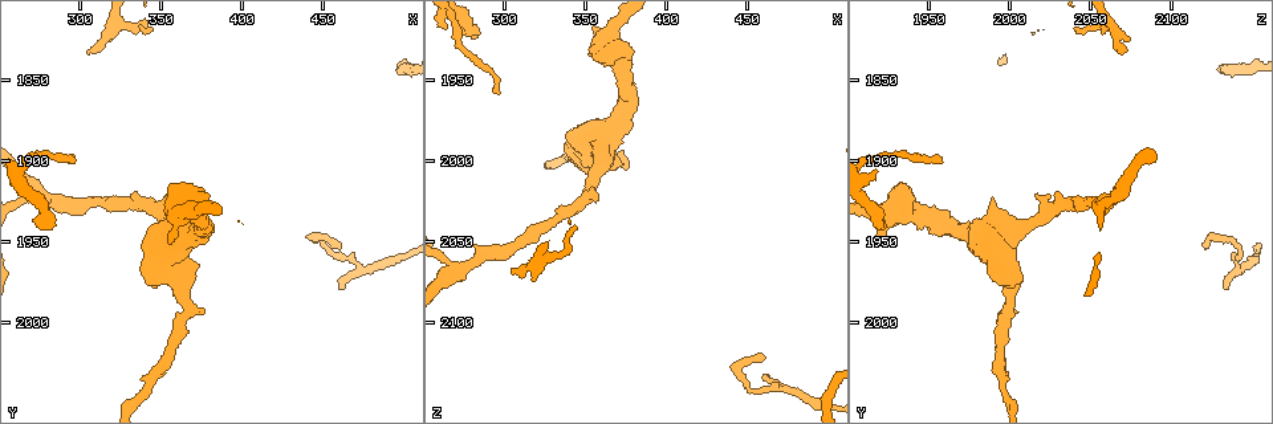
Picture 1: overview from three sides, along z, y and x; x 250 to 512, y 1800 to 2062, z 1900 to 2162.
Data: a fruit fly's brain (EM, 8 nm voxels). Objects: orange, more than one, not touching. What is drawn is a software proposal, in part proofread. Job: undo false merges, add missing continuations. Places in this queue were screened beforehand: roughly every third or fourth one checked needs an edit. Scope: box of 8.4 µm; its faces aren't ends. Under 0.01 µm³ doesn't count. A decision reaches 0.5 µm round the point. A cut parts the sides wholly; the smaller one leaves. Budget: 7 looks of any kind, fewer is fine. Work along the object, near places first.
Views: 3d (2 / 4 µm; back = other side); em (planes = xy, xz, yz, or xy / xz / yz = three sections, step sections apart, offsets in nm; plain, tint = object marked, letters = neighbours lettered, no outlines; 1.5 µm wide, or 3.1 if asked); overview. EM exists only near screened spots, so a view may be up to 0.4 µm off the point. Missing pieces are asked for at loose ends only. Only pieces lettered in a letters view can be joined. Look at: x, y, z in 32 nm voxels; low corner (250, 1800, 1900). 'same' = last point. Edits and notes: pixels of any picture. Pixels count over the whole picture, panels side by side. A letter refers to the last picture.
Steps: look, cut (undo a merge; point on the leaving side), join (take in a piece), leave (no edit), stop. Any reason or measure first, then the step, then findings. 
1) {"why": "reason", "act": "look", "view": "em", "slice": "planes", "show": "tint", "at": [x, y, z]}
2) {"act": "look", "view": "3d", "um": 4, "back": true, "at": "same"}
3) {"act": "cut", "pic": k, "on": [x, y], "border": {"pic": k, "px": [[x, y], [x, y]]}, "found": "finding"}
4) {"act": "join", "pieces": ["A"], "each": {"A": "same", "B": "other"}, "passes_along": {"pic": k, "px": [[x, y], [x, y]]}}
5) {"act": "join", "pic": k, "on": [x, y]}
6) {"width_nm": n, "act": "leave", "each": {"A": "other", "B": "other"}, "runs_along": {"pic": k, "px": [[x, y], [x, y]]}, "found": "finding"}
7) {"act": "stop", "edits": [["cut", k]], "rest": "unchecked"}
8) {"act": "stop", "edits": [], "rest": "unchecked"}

{"why": "an open end", "act": "look", "view": "em", "slice": "yz", "step": 4, "show": "tint", "at": [462, 1980, 2132]}

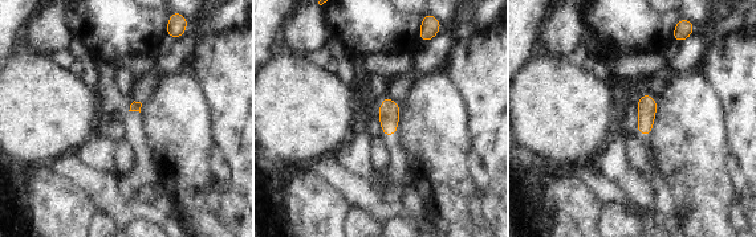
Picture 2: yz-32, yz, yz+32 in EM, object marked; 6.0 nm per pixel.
{"why": "cut it another way", "act": "look", "view": "em", "slice": "planes", "show": "letters", "at": "same"}

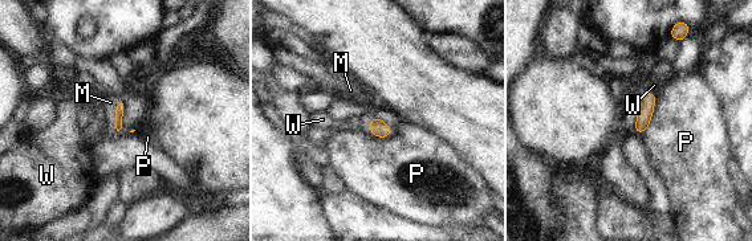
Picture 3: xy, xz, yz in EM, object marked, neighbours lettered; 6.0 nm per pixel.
{"act": "join", "pieces": ["M"], "each": {"M": "same", "P": "other", "W": "other"}, "passes_along": {"pic": 3, "px": [[120, 109], [117, 106], [110, 102]]}, "found": "the neuron continues"}

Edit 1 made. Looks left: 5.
{"act": "look", "view": "em", "slice": "planes", "show": "letters", "at": [354, 1918, 1936]}

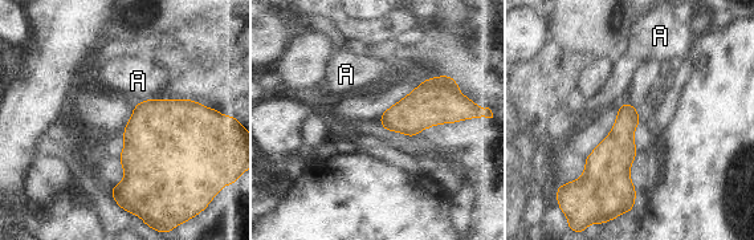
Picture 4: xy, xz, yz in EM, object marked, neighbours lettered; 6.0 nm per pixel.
{"act": "leave", "each": {"A": "other"}, "border": {"pic": 4, "px": [[151, 98], [135, 104]]}, "found": "none of them fits"}

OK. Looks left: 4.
{"why": "free end", "act": "look", "view": "em", "slice": "planes", "show": "letters", "at": [296, 1900, 1958]}

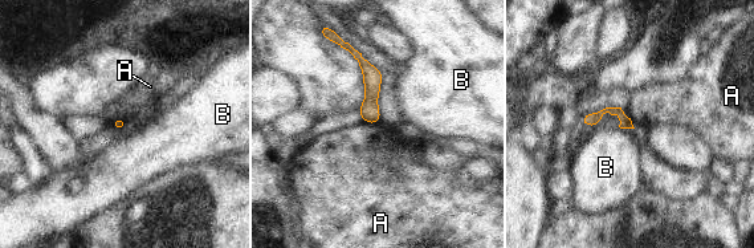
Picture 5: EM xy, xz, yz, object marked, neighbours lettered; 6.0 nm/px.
{"width_nm": 70, "act": "leave", "each": {"A": "other", "B": "other"}, "runs_along": {"pic": 5, "px": [[358, 56], [371, 73], [376, 120]]}, "found": "none of them fits"}

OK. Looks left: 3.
{"act": "stop", "edits": [["join", 3]], "rest": "unchecked"}

